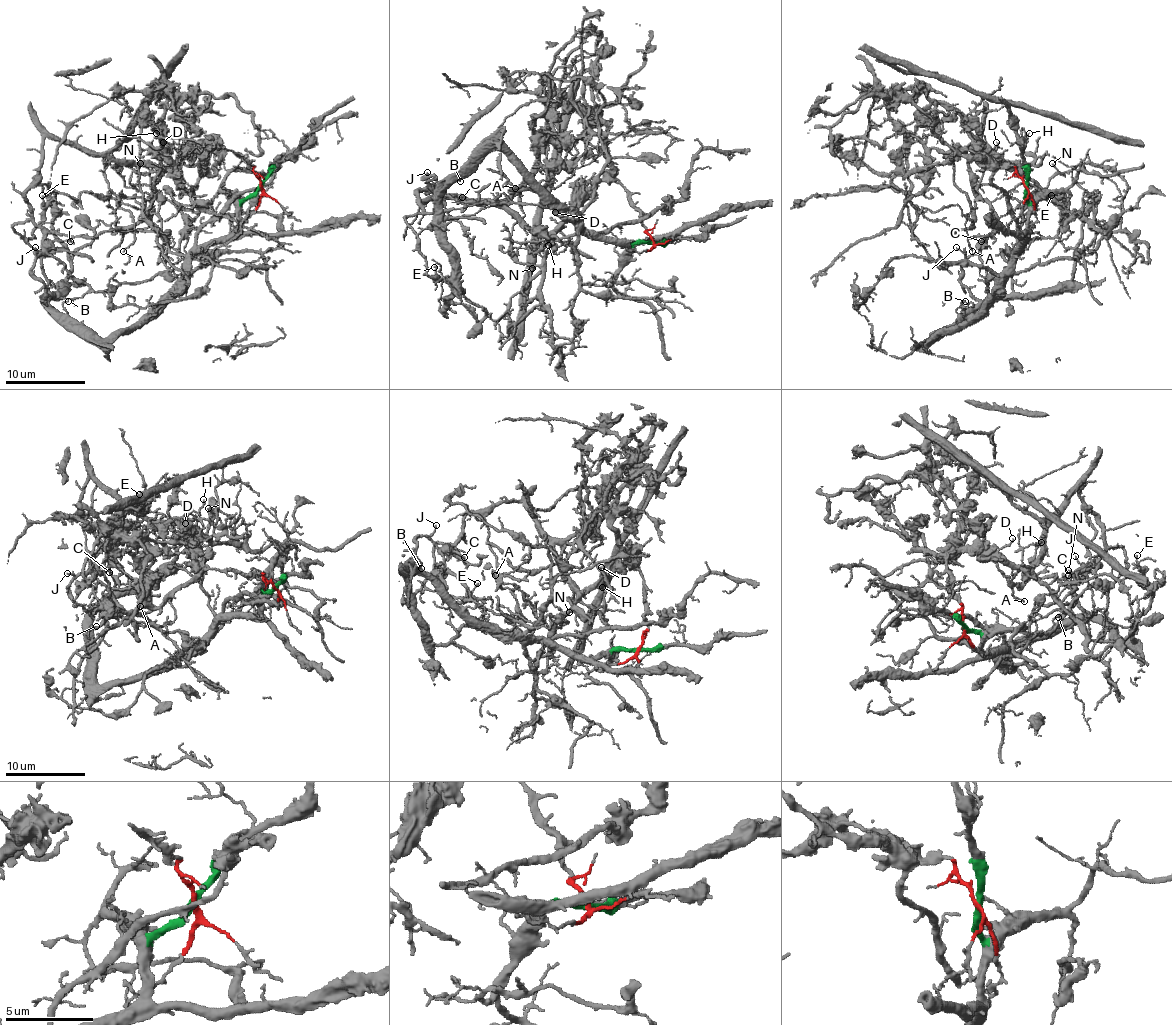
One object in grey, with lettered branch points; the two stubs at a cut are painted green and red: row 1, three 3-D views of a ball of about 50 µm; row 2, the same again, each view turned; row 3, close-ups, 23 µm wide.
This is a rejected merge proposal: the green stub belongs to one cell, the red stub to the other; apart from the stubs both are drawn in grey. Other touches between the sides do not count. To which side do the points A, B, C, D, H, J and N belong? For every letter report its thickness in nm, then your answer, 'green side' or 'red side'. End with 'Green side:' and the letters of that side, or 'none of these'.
A: 120 nm thick; red side
B: 140 nm thick; green side
C: 90 nm thick; red side
D: 100 nm thick; red side
H: 140 nm thick; red side
J: 120 nm thick; red side
N: 170 nm thick; red side
Green side: B

